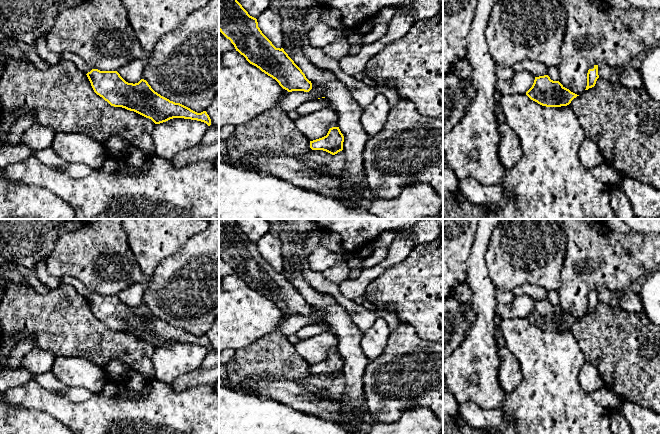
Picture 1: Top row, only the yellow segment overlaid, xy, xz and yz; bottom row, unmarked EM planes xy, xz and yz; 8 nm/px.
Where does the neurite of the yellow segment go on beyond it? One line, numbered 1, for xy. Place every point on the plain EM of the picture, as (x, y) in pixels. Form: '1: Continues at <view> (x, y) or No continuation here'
1: Continues at xy (78, 285)

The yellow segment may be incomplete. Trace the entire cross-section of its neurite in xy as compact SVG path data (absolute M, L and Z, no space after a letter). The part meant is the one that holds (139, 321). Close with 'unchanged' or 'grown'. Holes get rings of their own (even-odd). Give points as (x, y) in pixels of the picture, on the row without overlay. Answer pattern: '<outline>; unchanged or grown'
M65 275L60 276L59 279L60 283L70 284L86 298L94 316L111 330L134 335L151 343L155 348L173 342L184 342L211 349L211 343L206 335L197 337L180 327L170 325L155 316L144 303L135 308L128 307L117 295L93 293L75 277Z; grown

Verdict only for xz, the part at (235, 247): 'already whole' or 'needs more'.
already whole

